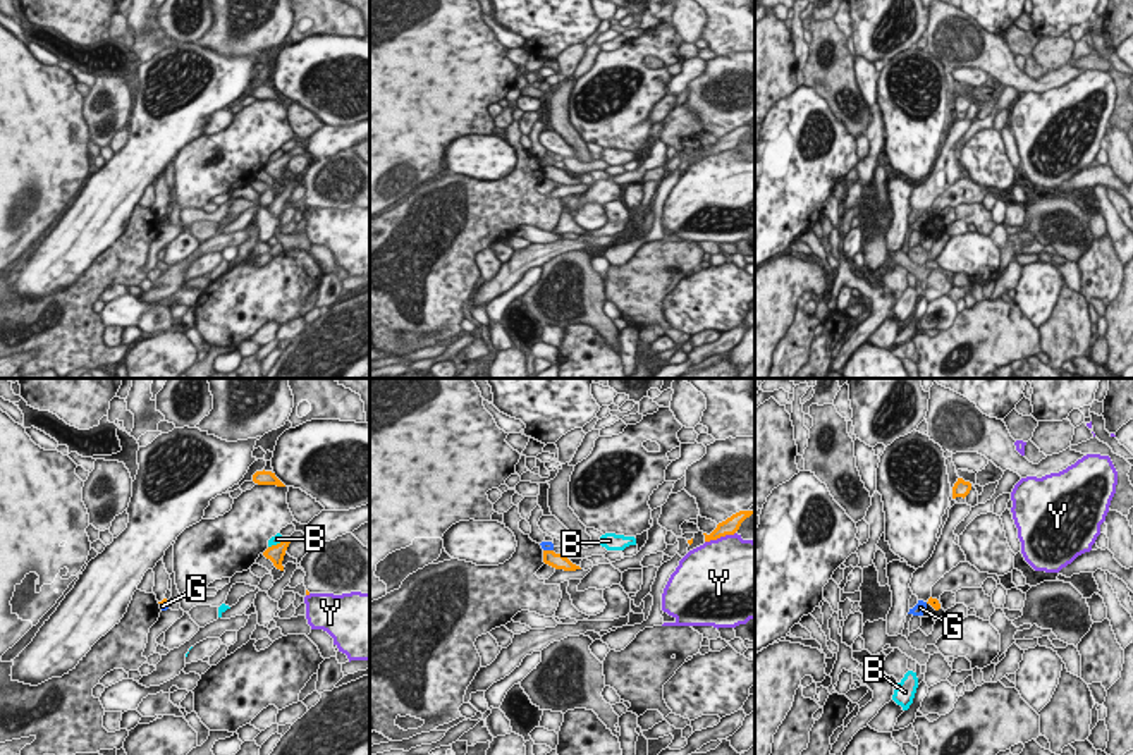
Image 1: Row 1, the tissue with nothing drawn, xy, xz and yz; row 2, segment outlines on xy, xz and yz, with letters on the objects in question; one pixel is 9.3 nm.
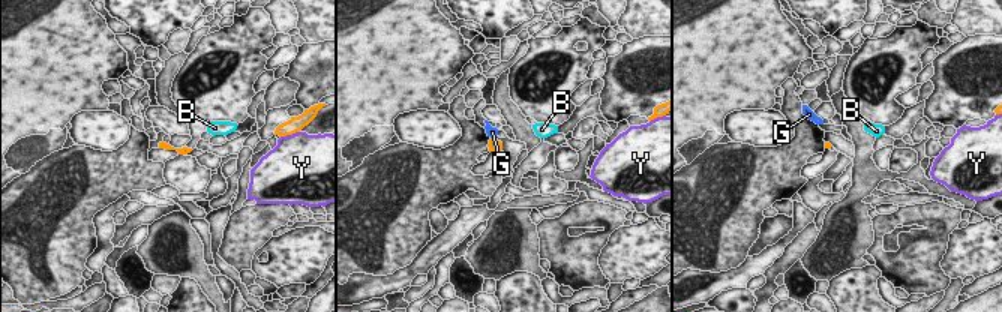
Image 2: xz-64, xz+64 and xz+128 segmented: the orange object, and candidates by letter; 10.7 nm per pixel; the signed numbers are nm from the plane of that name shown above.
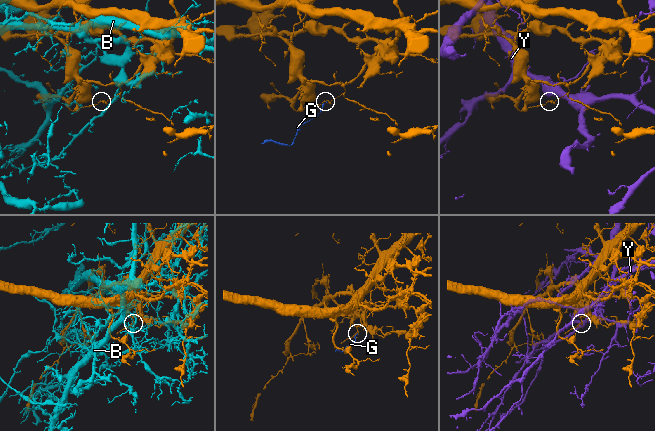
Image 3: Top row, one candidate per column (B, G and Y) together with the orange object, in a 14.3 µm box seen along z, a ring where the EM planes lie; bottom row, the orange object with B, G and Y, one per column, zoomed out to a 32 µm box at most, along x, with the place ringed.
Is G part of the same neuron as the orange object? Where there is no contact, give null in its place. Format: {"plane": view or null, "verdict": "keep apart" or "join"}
{"plane": "xz", "verdict": "keep apart"}

